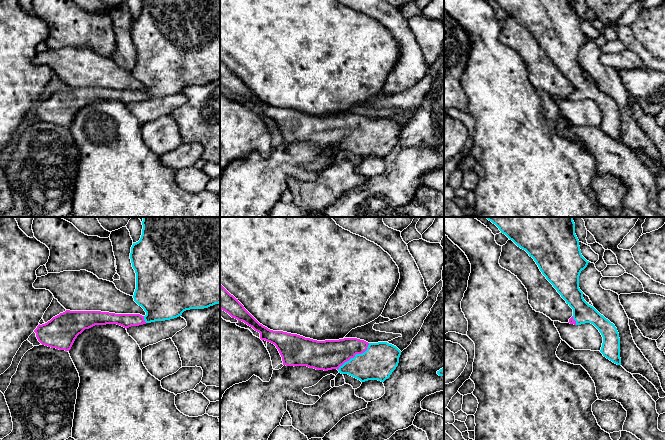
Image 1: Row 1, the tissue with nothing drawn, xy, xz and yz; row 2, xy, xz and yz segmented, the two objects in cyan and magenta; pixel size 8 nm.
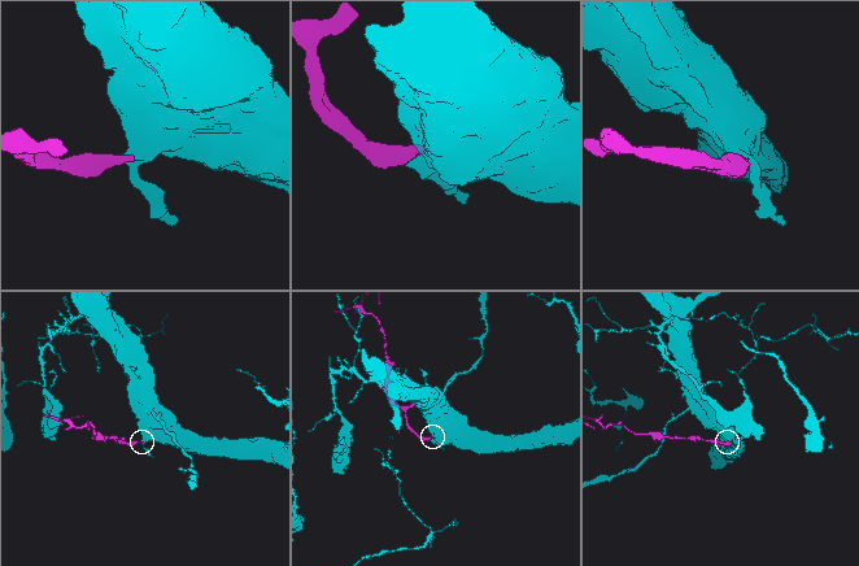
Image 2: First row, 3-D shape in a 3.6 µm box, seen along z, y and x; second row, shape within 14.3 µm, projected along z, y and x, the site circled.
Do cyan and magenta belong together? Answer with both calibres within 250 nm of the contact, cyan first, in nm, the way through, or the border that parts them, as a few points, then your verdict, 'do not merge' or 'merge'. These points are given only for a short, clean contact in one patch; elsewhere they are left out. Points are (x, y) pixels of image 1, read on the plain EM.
280 nm thick on the cyan side, 240 nm on the other; runs through xz (380, 135), (359, 135), (355, 132), (326, 131); merge

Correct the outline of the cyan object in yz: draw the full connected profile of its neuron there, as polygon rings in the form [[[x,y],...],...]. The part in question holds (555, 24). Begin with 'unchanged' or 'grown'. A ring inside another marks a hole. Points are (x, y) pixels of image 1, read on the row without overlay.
grown; [[[495,0],[518,23],[525,26],[534,35],[542,50],[553,61],[566,79],[573,85],[570,100],[593,100],[601,109],[603,119],[600,128],[604,133],[621,141],[620,114],[613,99],[601,91],[583,74],[579,64],[579,52],[589,37],[581,30],[579,16],[575,10],[575,0]]]

